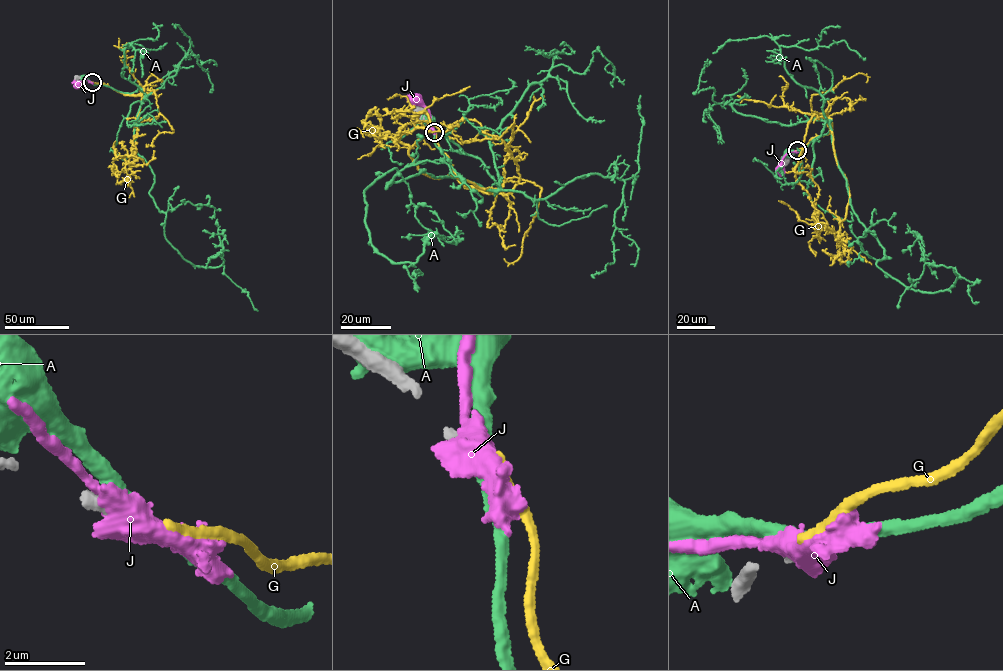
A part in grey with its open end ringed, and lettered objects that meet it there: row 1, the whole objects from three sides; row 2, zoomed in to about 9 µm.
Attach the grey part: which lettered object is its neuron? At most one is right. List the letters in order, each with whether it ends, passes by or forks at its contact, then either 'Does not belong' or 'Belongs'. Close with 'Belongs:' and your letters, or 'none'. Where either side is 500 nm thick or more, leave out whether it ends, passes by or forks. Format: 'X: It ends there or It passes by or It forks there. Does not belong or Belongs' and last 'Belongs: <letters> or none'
A: It passes by. Does not belong
G: It ends there. Does not belong
J: Does not belong
Belongs: none

